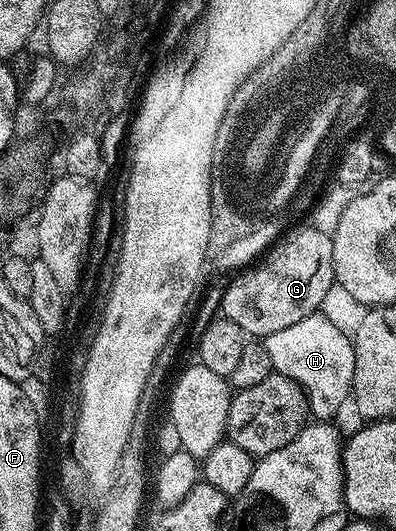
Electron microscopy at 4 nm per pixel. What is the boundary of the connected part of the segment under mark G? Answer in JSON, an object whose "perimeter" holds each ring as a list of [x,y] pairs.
{"perimeter":[[[299,224],[294,228],[286,231],[283,237],[263,255],[258,264],[252,265],[250,268],[244,269],[242,272],[234,275],[235,279],[227,286],[227,291],[223,294],[223,310],[222,317],[233,320],[233,324],[237,324],[237,328],[241,328],[243,333],[255,340],[266,340],[273,332],[281,332],[281,328],[289,328],[289,324],[297,324],[297,320],[305,320],[305,316],[316,313],[320,309],[319,306],[327,298],[327,293],[330,292],[331,286],[336,285],[335,269],[333,268],[333,240],[331,234],[321,232],[317,227],[310,224]]]}

